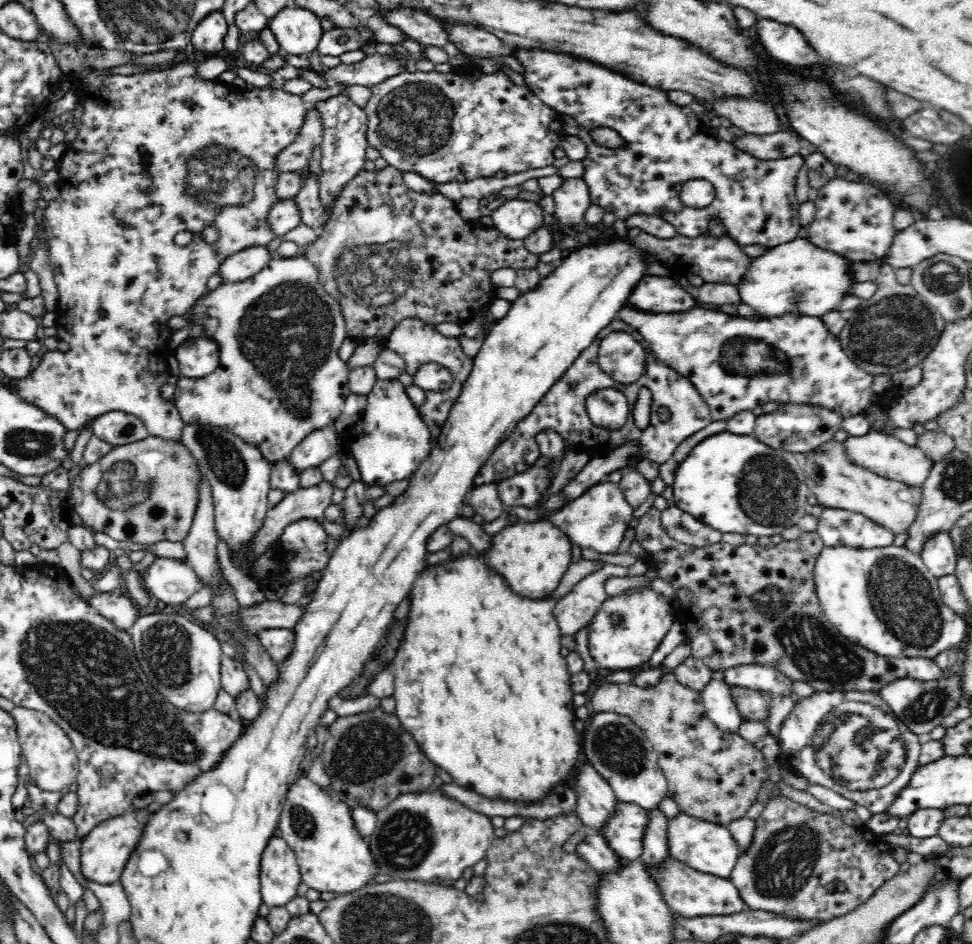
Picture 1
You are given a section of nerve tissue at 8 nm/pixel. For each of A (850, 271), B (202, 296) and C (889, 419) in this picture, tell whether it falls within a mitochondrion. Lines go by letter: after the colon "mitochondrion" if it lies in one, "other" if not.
A: other
B: other
C: other

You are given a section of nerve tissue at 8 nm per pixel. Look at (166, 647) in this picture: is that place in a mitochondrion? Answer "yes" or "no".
yes

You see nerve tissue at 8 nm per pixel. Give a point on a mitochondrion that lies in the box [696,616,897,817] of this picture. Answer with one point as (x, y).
(818, 652)

